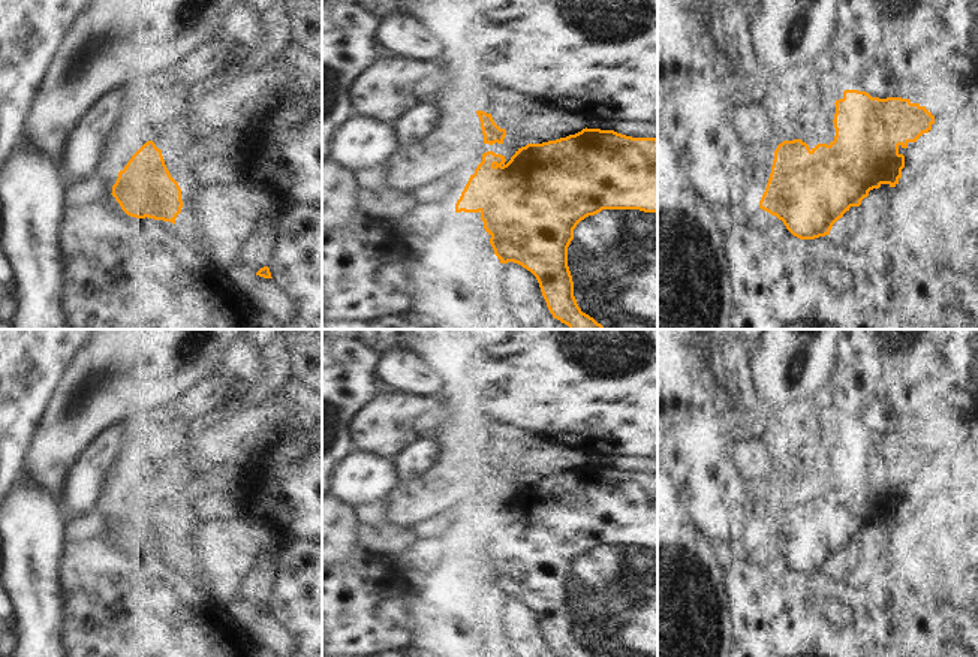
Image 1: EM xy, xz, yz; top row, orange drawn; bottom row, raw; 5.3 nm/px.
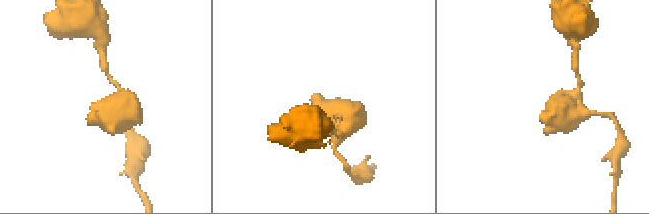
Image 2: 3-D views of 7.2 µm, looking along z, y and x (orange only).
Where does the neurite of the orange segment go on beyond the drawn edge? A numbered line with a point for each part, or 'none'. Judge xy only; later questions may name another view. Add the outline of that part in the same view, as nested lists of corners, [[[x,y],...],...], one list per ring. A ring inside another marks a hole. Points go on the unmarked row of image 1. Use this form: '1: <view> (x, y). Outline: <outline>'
none

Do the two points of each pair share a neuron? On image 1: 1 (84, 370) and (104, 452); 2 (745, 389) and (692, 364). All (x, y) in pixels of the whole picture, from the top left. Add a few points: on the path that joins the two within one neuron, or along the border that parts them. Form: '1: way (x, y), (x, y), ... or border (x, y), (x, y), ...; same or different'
1: border (119, 422), (104, 430), (77, 461); different
2: border (704, 353), (710, 374), (728, 404); different

